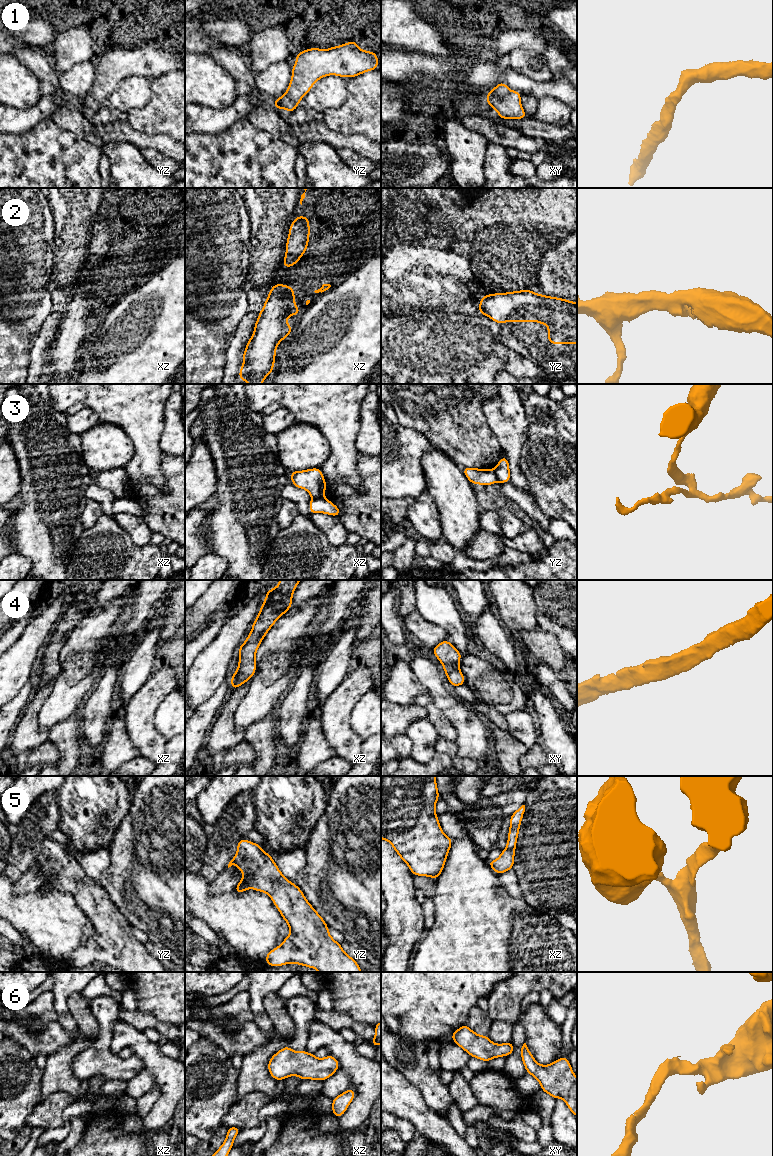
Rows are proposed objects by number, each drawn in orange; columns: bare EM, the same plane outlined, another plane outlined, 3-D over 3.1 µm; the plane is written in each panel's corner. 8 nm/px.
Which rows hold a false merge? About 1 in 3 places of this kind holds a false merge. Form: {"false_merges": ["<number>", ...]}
{"false_merges": ["3"]}

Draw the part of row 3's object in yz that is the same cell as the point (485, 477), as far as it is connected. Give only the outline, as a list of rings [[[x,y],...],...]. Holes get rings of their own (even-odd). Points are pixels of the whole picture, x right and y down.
[[[462,467],[471,484],[492,485],[497,482],[494,470]]]

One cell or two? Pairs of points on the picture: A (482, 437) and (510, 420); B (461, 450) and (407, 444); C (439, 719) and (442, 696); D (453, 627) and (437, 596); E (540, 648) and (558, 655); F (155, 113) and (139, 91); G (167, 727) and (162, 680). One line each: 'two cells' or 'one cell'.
A: two cells
B: two cells
C: two cells
D: one cell
E: one cell
F: two cells
G: two cells

